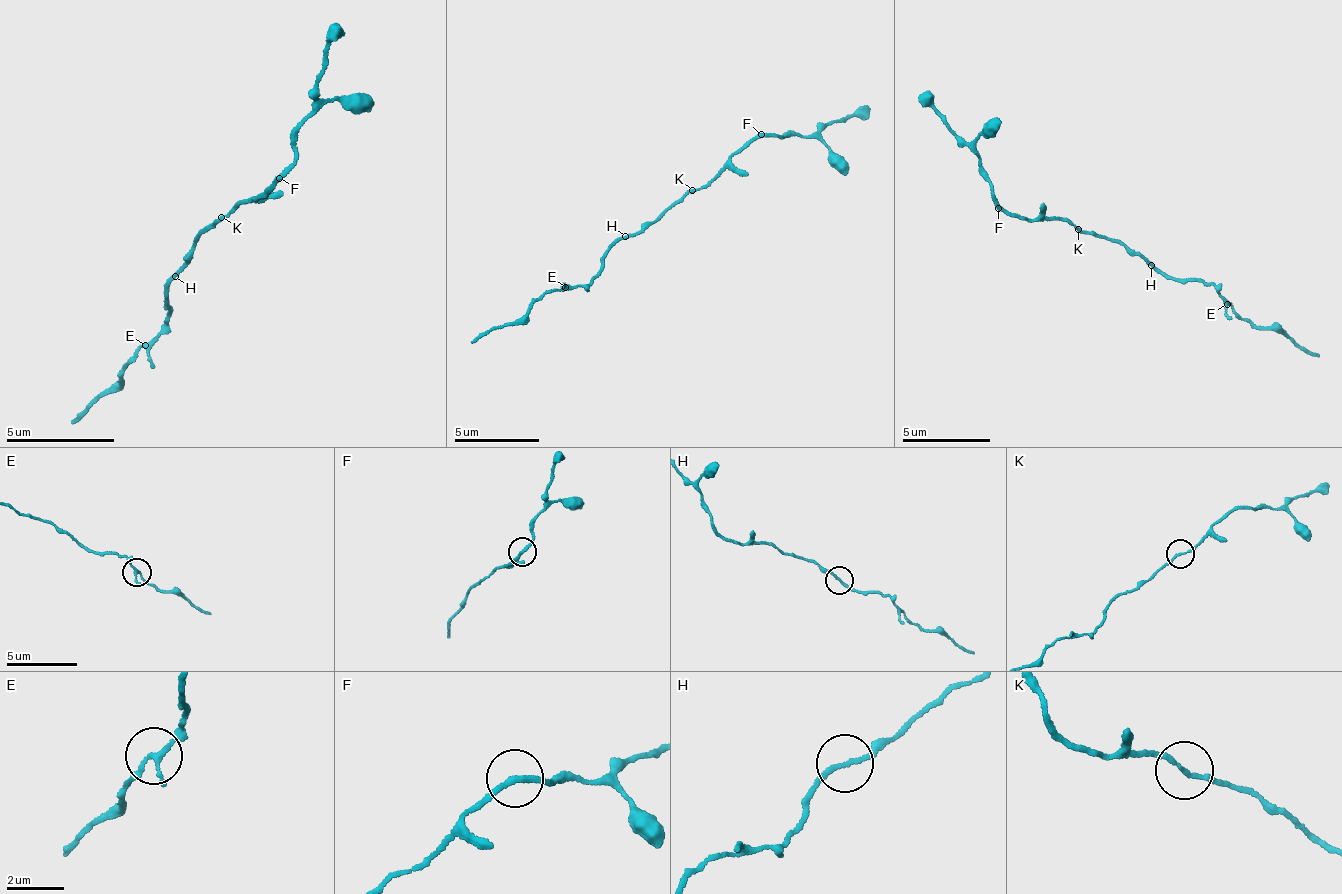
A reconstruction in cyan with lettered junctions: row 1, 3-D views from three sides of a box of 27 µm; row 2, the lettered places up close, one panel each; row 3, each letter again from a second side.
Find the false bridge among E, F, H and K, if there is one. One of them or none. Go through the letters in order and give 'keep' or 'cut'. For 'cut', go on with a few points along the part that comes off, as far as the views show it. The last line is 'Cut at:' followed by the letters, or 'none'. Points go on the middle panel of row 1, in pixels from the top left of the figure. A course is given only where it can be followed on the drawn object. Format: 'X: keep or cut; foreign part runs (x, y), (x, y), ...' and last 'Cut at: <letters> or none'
E: cut; foreign part runs (567, 286), (521, 319), (472, 341)
F: keep
H: keep
K: keep
Cut at: E

